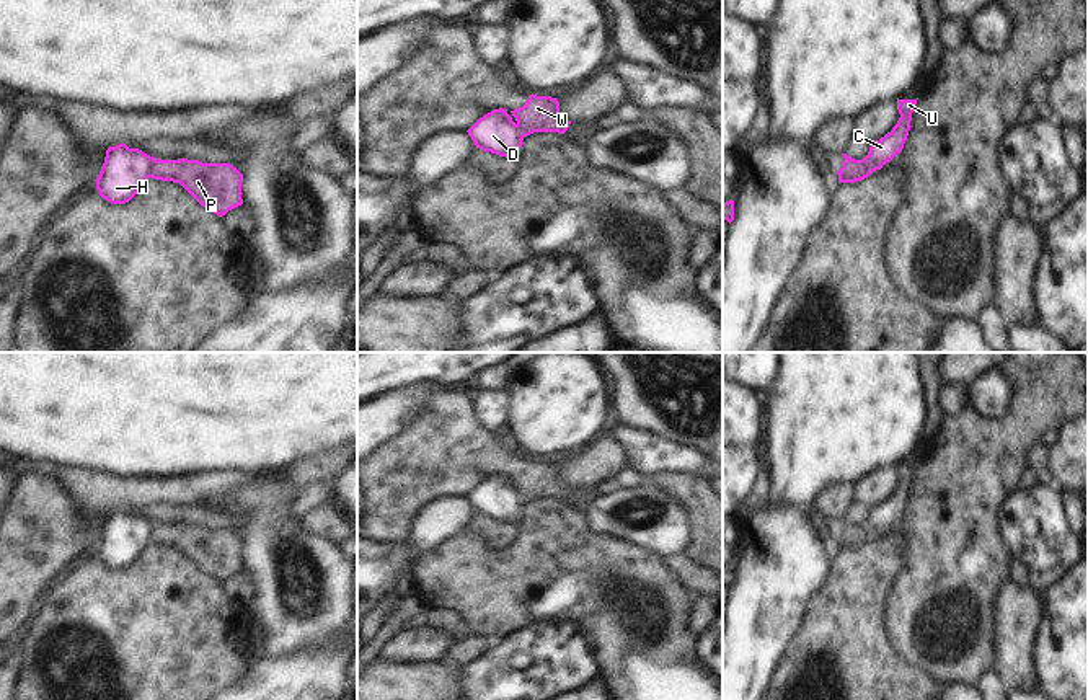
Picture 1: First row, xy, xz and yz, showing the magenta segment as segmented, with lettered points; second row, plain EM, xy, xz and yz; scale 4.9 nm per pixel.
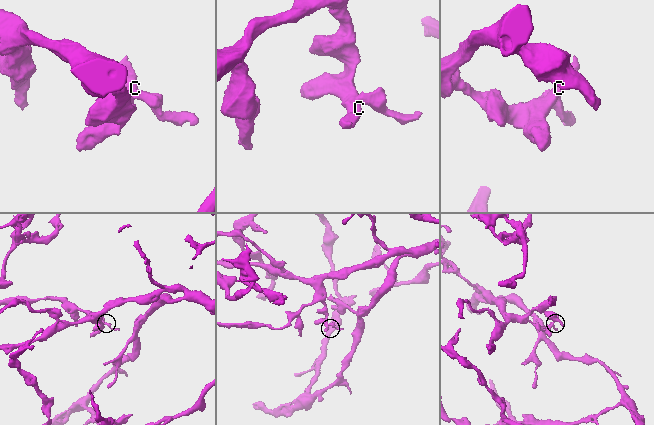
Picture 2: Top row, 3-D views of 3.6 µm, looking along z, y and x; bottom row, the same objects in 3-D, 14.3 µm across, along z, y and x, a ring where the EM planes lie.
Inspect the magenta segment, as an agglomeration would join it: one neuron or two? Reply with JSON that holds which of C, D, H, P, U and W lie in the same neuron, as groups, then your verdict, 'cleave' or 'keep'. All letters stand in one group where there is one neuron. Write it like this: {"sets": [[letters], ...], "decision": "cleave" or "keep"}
{"sets": [["C", "D", "H", "U"], ["P", "W"]], "decision": "cleave"}

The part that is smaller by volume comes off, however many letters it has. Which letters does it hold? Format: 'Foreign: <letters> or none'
Foreign: P, W

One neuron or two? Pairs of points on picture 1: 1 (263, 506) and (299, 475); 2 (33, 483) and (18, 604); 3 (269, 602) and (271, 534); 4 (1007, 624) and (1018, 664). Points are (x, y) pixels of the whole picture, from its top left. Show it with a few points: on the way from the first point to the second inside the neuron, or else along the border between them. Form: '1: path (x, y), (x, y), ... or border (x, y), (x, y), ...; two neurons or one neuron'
1: border (269, 474), (273, 480), (296, 495); two neurons
2: path (33, 513), (33, 549), (18, 567), (18, 575); one neuron
3: path (271, 586), (271, 550); one neuron
4: path (1013, 633), (1013, 655); one neuron

